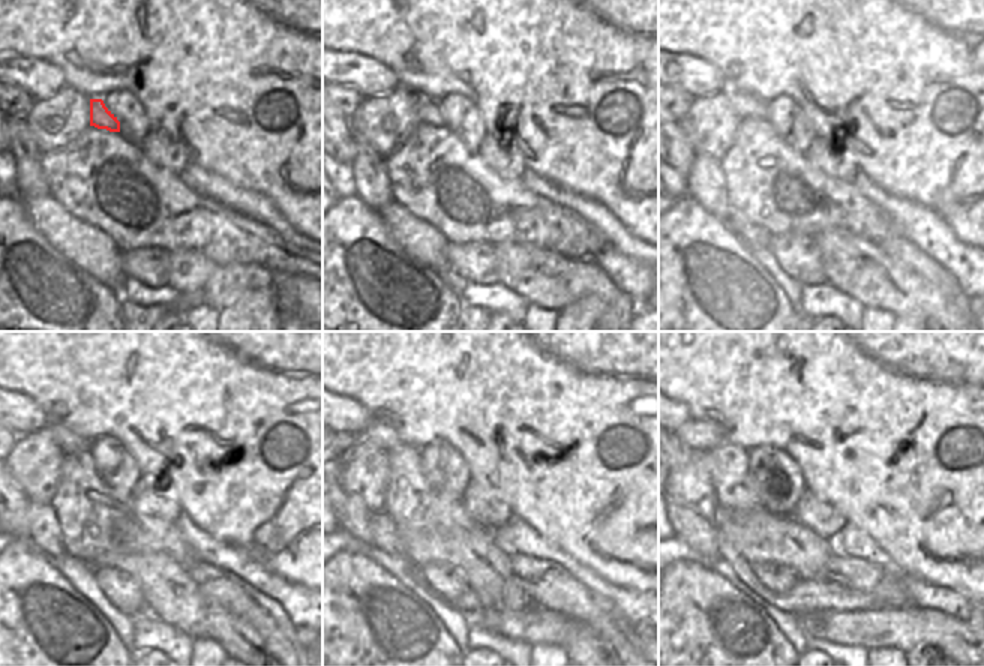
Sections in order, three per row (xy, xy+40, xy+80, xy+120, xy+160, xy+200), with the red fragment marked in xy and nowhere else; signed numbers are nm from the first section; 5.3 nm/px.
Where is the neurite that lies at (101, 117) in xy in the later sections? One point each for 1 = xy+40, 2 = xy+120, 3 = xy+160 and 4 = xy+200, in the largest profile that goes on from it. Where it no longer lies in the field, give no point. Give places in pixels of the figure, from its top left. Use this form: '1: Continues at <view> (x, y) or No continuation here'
1: Continues at xy+40 (428, 110)
2: Continues at xy+120 (68, 441)
3: Continues at xy+160 (380, 434)
4: Continues at xy+200 (695, 434)

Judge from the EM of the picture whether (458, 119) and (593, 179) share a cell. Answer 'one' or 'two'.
two

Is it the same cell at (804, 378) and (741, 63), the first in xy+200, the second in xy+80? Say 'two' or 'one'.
one

